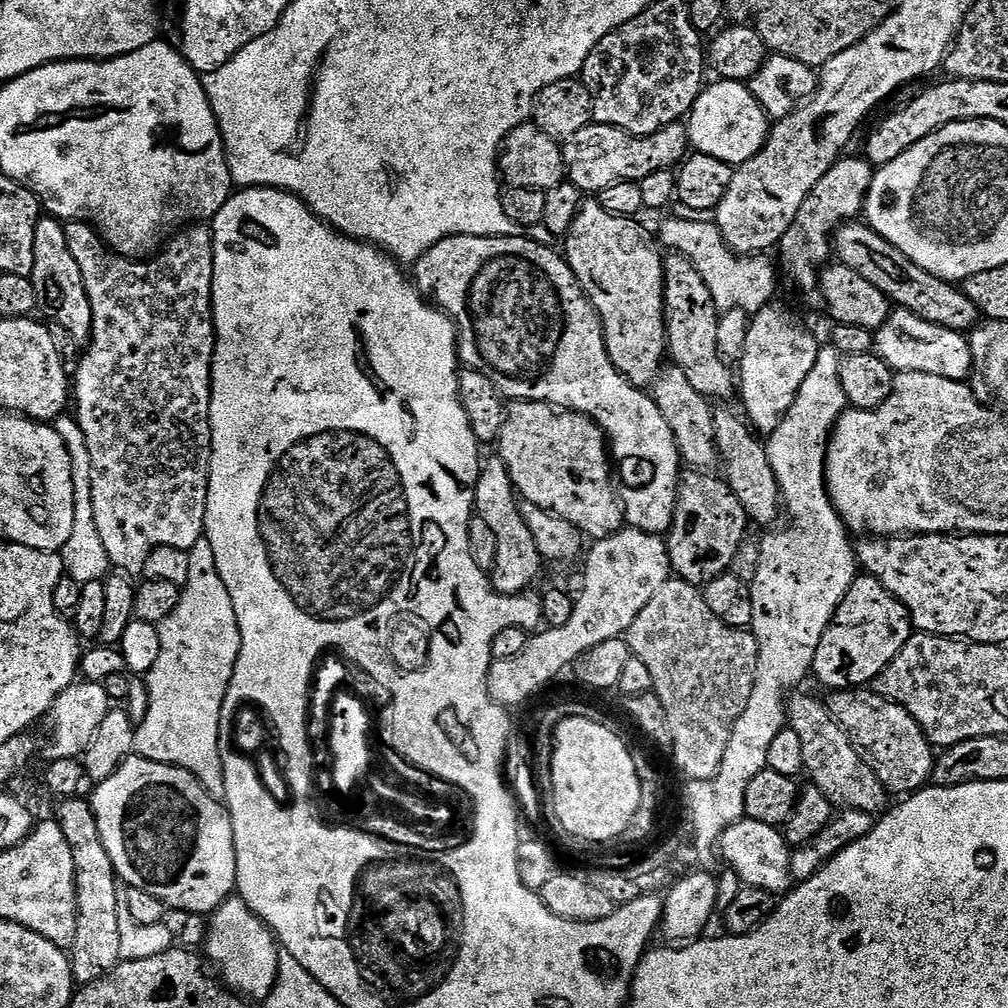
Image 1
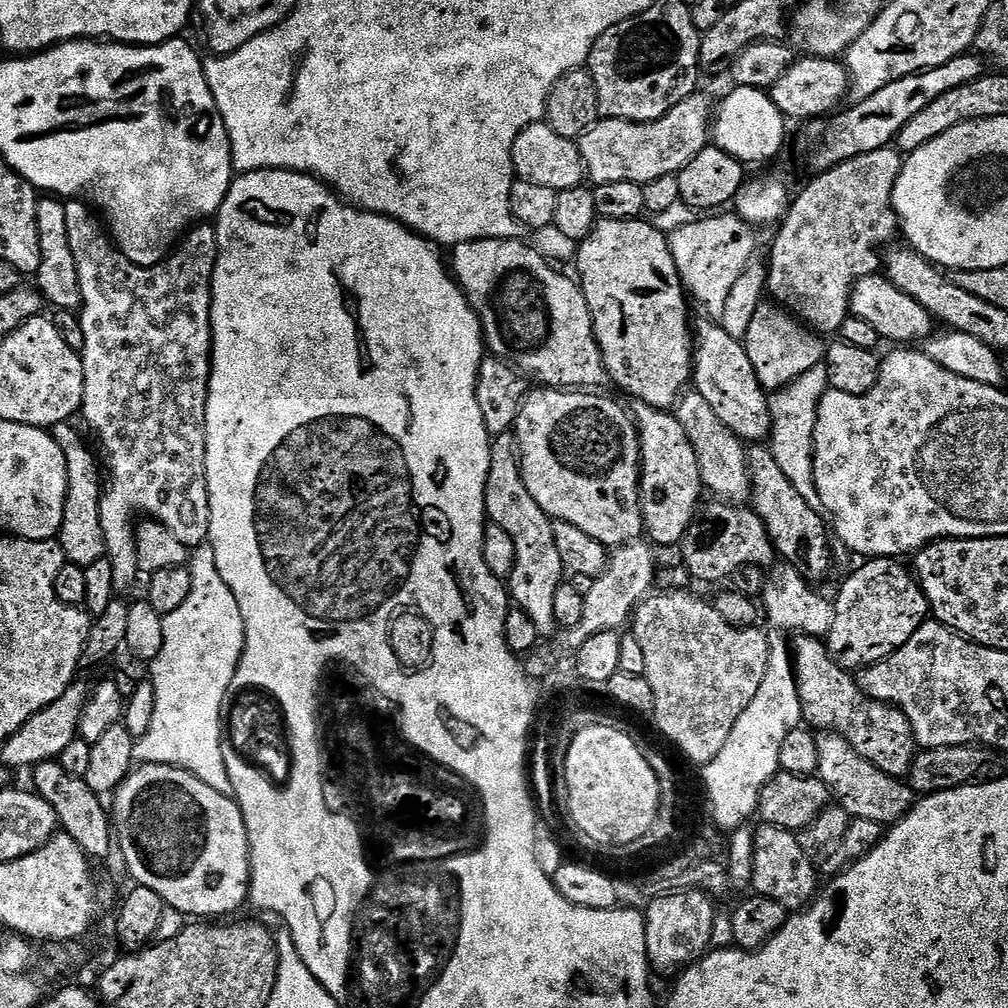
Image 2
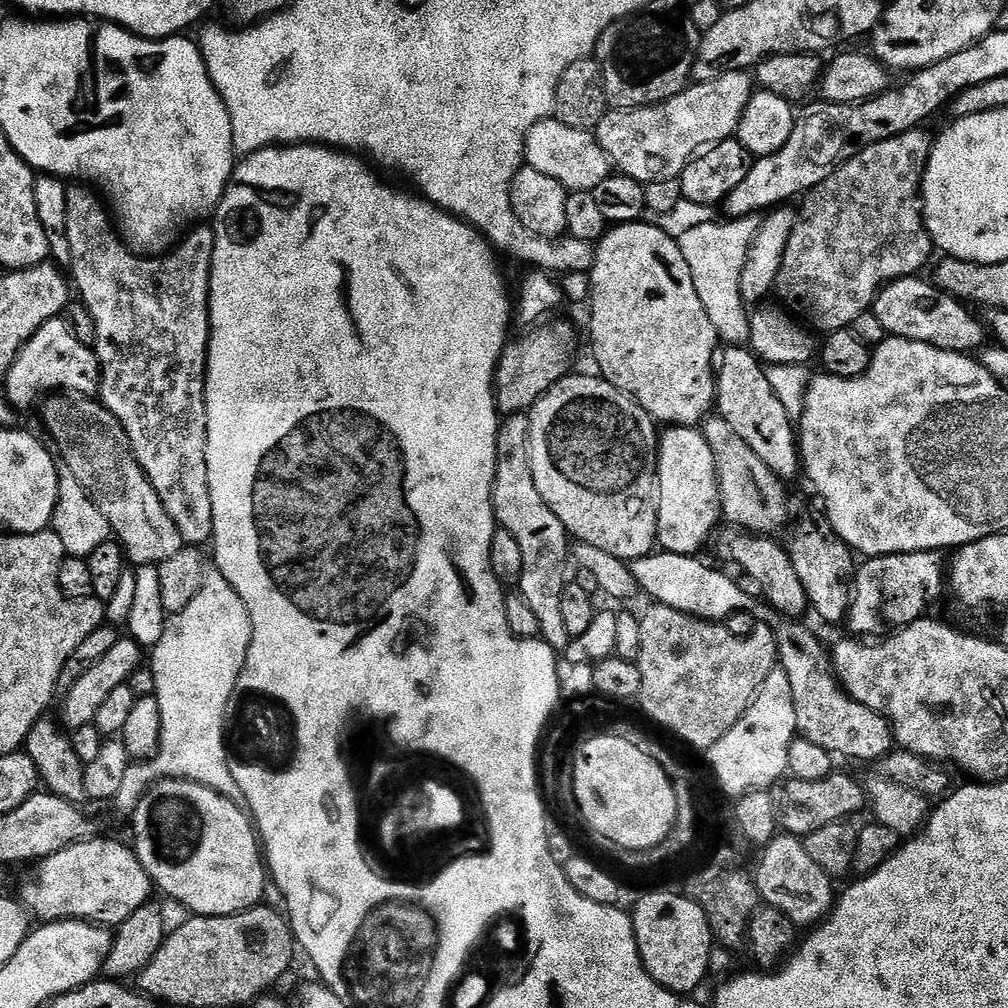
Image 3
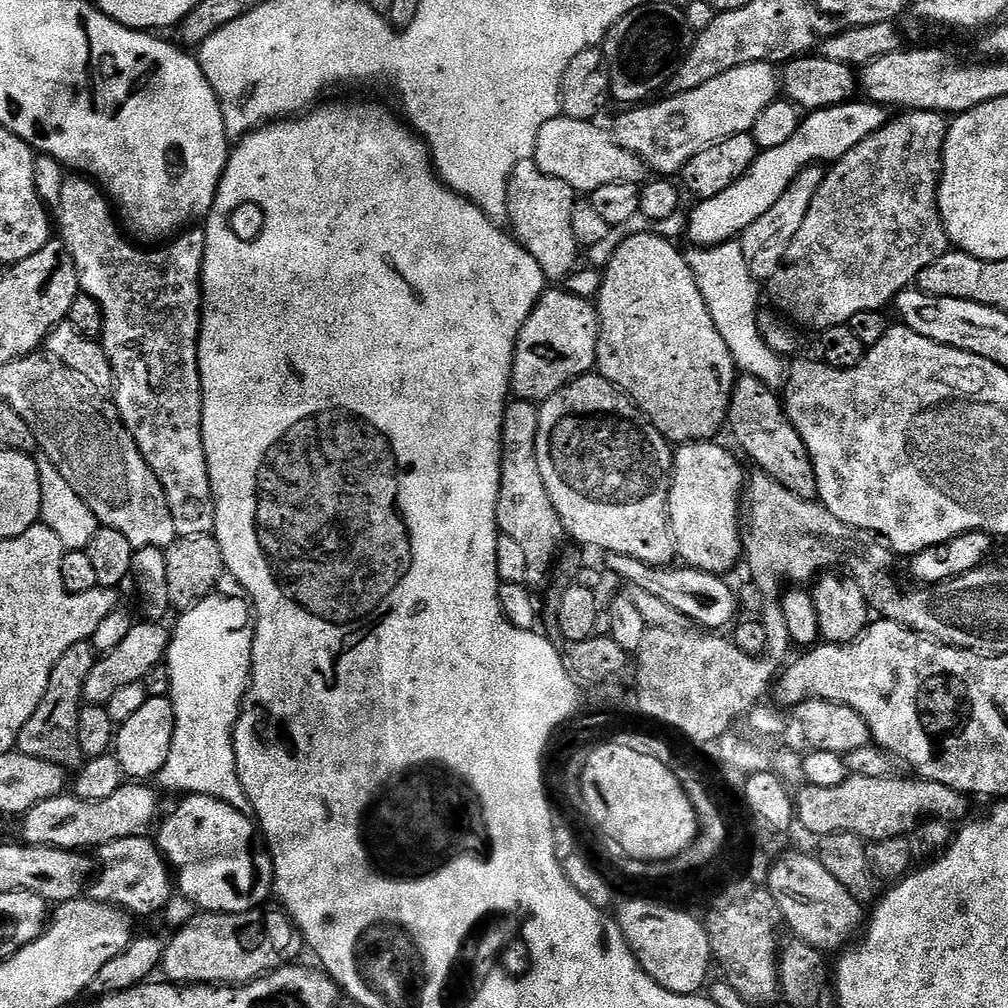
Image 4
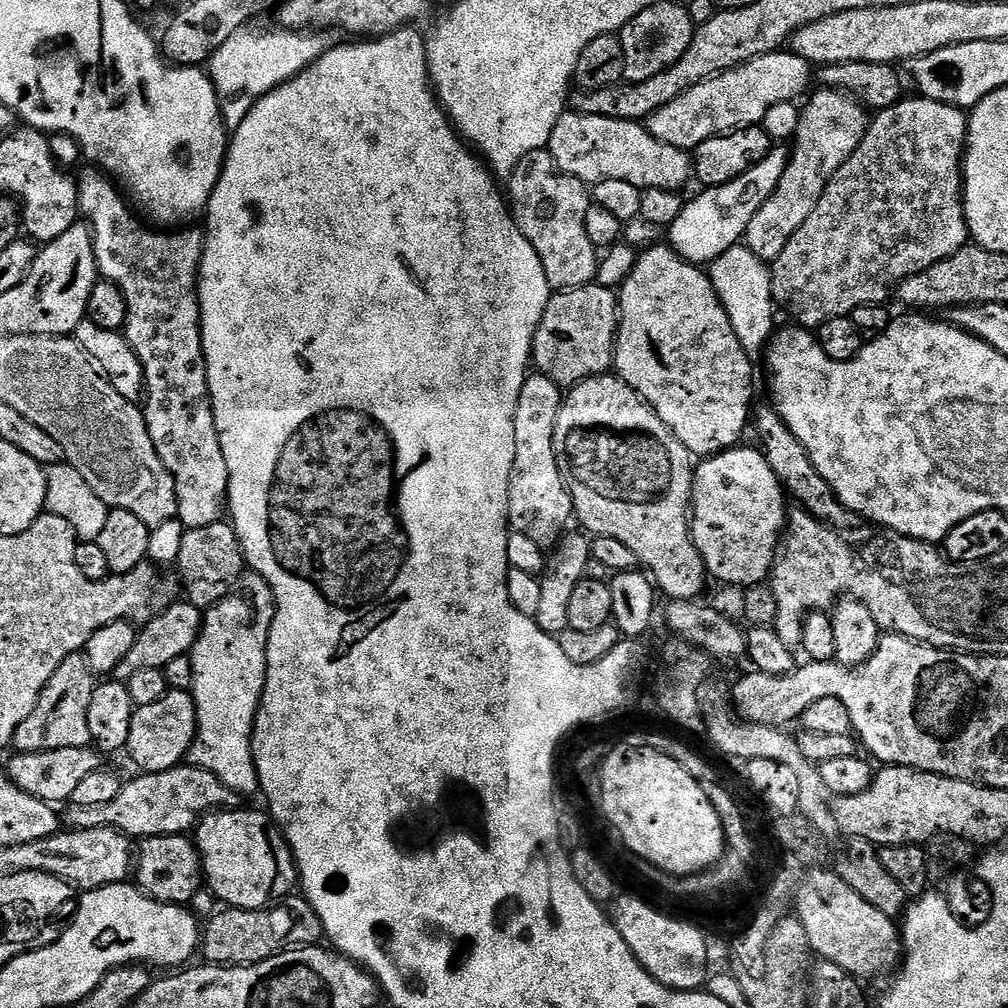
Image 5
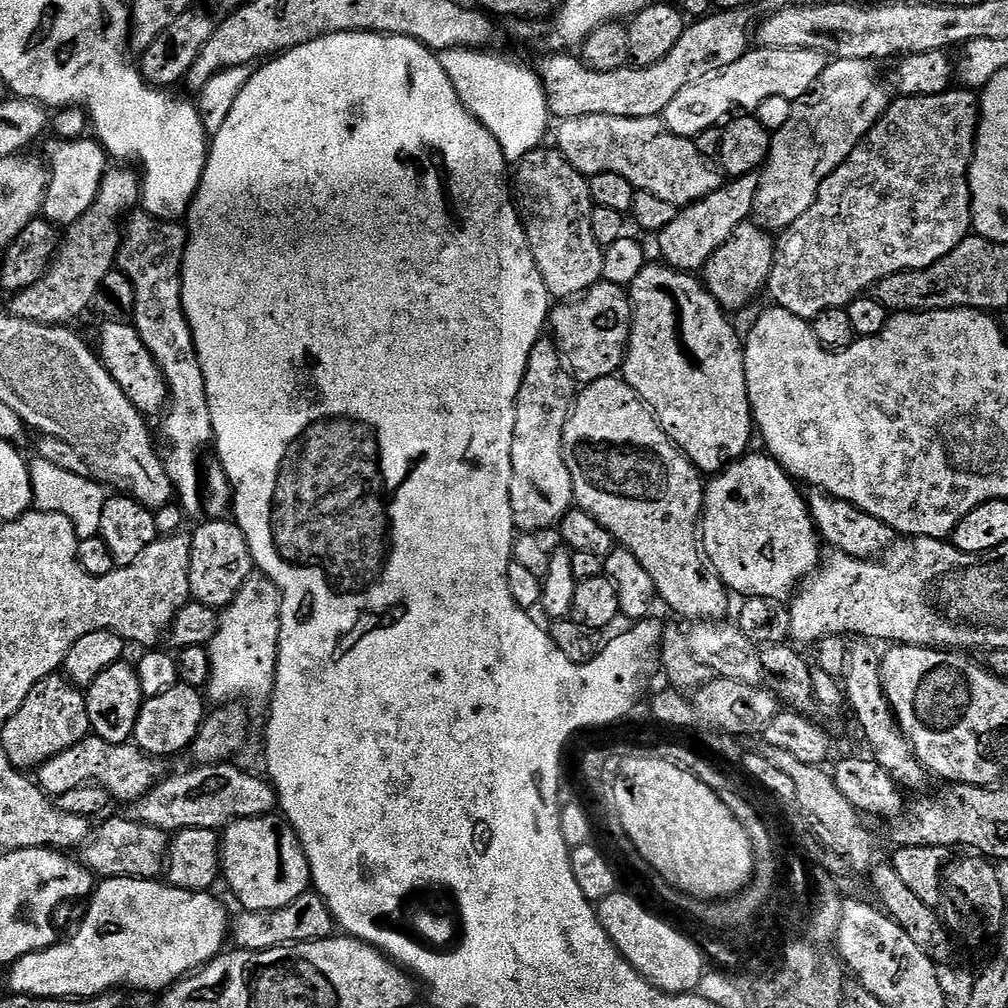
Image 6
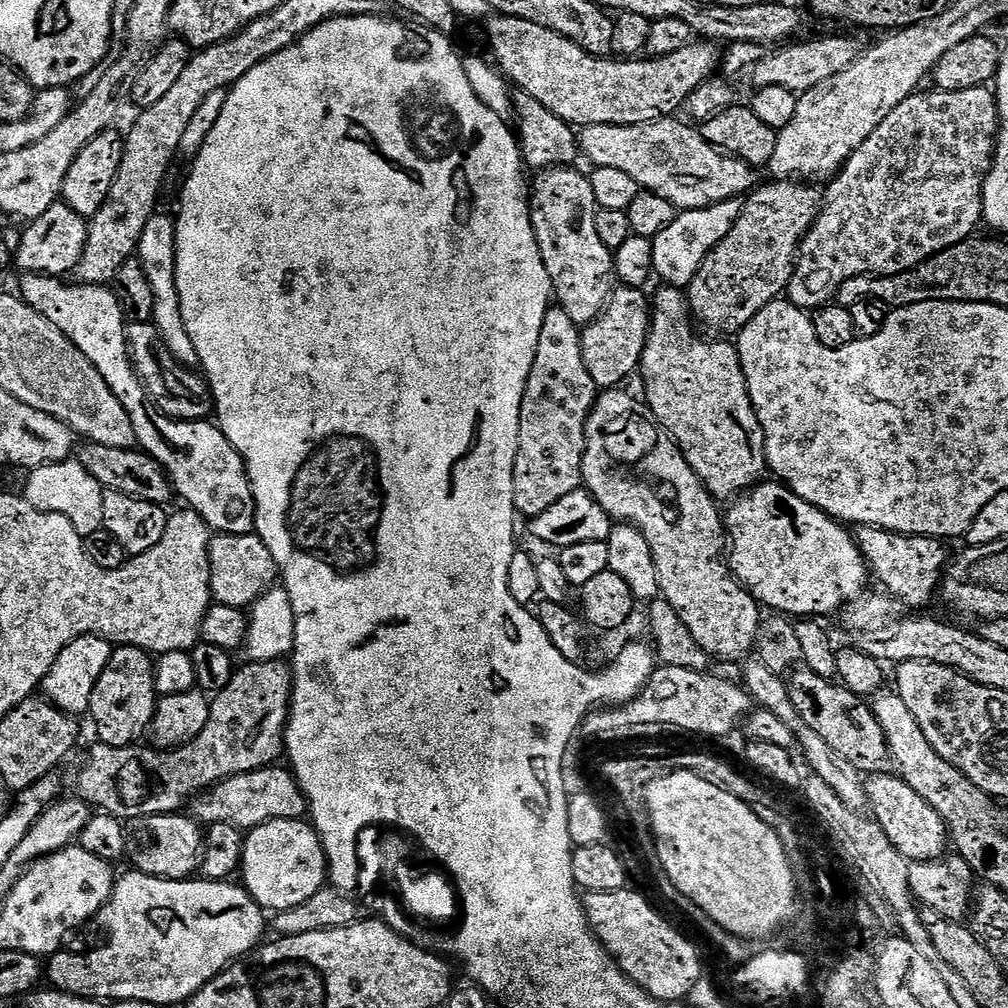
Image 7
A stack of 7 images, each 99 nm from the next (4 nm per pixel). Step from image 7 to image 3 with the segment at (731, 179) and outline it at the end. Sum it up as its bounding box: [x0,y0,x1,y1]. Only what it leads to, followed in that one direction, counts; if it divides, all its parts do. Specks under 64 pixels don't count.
[524,118,610,192]

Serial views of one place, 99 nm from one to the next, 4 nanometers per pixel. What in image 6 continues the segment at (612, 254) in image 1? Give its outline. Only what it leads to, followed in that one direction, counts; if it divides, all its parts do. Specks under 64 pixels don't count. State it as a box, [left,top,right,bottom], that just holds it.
[622,262,754,474]

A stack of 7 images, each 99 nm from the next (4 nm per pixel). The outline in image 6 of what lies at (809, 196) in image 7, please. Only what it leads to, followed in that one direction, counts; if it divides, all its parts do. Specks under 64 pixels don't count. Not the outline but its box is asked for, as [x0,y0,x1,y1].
[702,222,777,314]

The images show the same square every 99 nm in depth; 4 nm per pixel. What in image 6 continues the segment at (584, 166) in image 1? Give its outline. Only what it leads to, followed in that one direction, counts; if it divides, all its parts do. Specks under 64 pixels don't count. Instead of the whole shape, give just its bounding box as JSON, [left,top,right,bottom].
[662,47,830,138]

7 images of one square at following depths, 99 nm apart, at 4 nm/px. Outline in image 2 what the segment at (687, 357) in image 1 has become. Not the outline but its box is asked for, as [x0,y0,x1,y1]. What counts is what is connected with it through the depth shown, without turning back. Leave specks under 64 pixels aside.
[691,318,772,442]

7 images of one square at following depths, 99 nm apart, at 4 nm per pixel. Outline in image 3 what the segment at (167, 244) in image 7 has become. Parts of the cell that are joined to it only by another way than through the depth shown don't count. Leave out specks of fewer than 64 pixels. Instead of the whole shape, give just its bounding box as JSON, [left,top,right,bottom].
[66,186,216,546]

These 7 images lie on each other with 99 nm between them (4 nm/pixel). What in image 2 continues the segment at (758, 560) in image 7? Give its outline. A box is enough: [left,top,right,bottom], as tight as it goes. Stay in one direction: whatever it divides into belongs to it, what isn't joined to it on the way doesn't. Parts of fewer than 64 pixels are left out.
[634,403,702,548]

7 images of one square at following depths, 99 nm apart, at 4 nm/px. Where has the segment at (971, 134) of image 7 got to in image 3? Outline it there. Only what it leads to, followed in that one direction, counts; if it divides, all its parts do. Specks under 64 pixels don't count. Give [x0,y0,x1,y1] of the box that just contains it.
[774,127,934,334]

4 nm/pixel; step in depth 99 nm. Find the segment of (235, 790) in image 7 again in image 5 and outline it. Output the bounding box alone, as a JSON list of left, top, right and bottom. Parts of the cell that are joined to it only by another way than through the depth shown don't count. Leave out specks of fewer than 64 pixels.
[62,764,239,839]

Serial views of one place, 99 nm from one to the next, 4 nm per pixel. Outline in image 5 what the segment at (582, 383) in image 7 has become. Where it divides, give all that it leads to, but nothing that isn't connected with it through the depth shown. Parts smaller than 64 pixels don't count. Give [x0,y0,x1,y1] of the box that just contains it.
[508,374,574,550]

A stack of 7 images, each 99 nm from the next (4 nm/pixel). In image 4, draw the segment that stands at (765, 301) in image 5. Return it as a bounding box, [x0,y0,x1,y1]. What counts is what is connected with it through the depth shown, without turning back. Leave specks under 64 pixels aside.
[686,240,786,389]

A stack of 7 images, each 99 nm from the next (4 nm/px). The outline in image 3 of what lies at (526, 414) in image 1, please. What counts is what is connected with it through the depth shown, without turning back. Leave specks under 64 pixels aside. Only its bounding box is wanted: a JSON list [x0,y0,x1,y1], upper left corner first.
[528,375,658,562]

